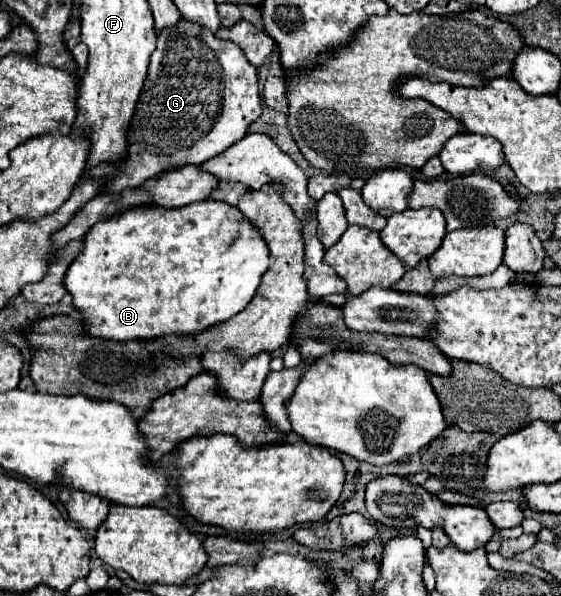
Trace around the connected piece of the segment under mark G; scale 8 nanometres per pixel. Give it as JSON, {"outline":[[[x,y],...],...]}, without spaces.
{"outline":[[[181,19],[175,29],[157,31],[157,49],[151,55],[147,79],[143,83],[135,113],[127,131],[127,155],[119,165],[101,163],[89,171],[91,177],[105,179],[101,193],[121,193],[123,189],[135,189],[143,181],[157,177],[165,171],[183,165],[199,165],[207,159],[223,153],[233,143],[247,135],[249,125],[261,115],[261,97],[255,77],[255,67],[247,61],[243,51],[229,39],[219,39],[207,27]]]}

